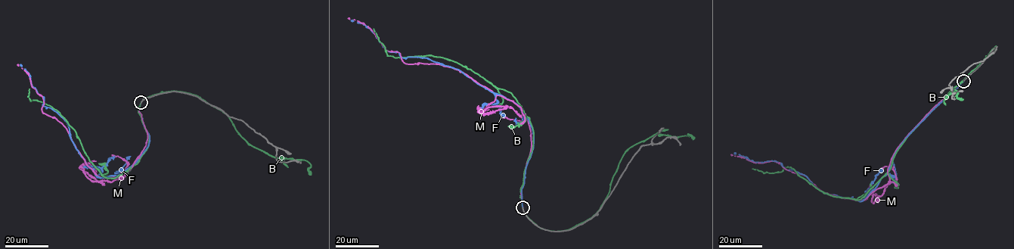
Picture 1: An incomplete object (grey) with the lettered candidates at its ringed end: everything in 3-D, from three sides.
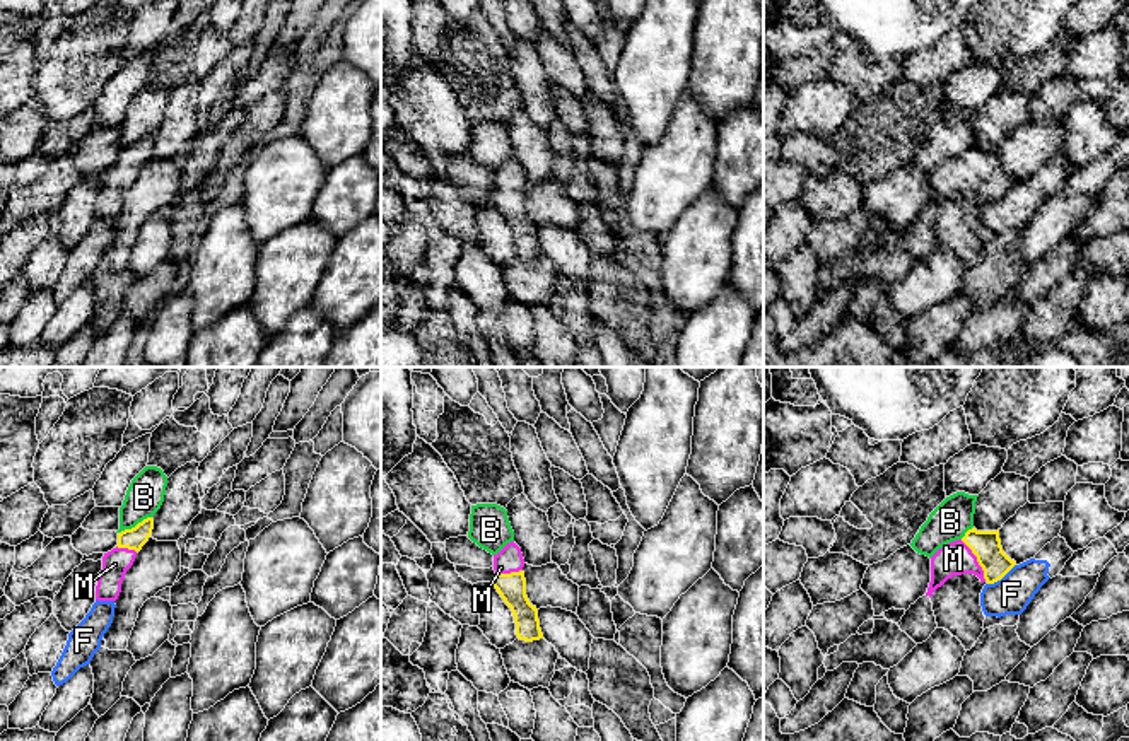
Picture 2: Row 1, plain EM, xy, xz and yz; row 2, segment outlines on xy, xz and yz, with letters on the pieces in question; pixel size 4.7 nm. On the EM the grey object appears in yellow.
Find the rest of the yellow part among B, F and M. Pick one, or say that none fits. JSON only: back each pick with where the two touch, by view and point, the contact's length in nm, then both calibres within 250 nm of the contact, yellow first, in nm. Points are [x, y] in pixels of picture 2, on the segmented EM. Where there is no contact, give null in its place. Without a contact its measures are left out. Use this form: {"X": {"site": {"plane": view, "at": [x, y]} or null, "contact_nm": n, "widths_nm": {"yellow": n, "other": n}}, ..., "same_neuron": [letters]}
{"M": {"site": {"plane": "yz", "at": [977, 560]}, "contact_nm": 240, "widths_nm": {"yellow": 140, "other": 160}}, "same_neuron": ["M"]}

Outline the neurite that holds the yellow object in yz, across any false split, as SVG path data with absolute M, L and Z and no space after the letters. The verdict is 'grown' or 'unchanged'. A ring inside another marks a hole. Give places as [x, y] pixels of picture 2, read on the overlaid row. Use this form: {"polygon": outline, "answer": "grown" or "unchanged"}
{"polygon": "M968 529L962 540L951 541L931 557L931 582L926 596L953 575L974 574L980 582L994 584L1016 565L1001 546L997 531Z", "answer": "grown"}

